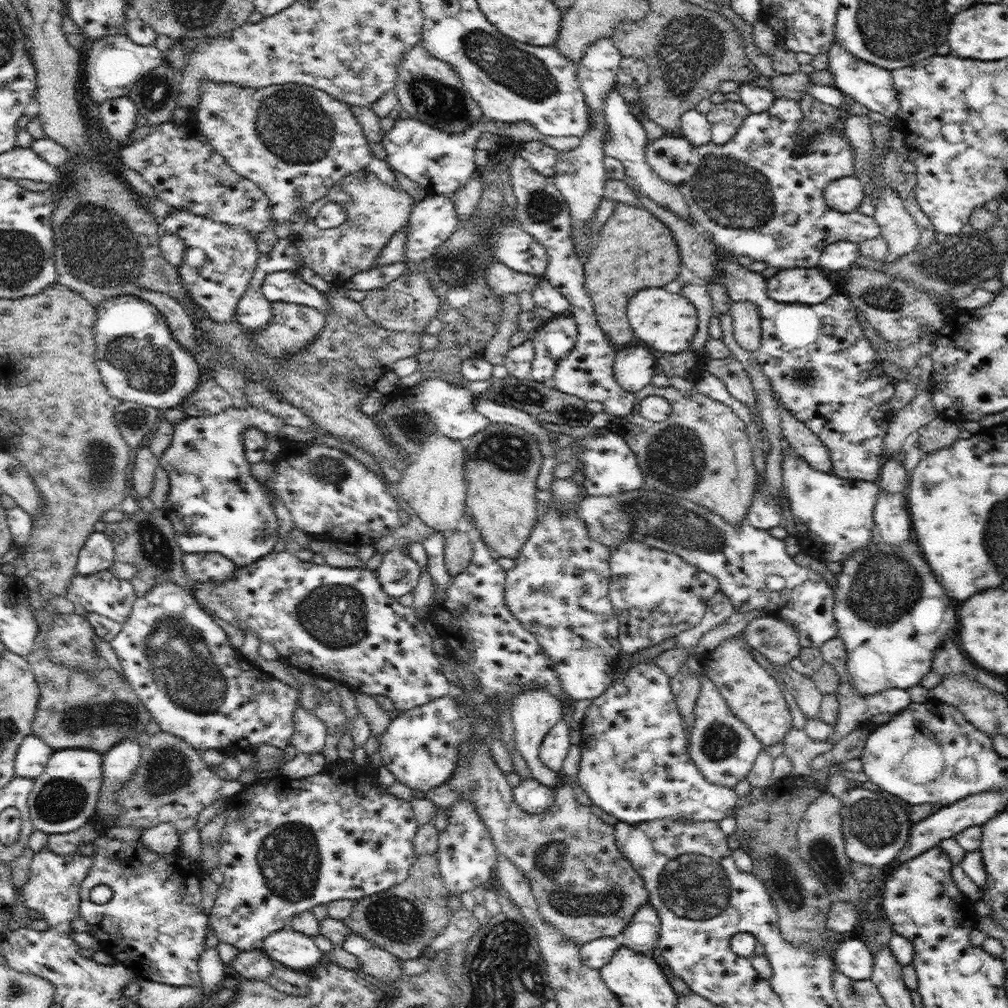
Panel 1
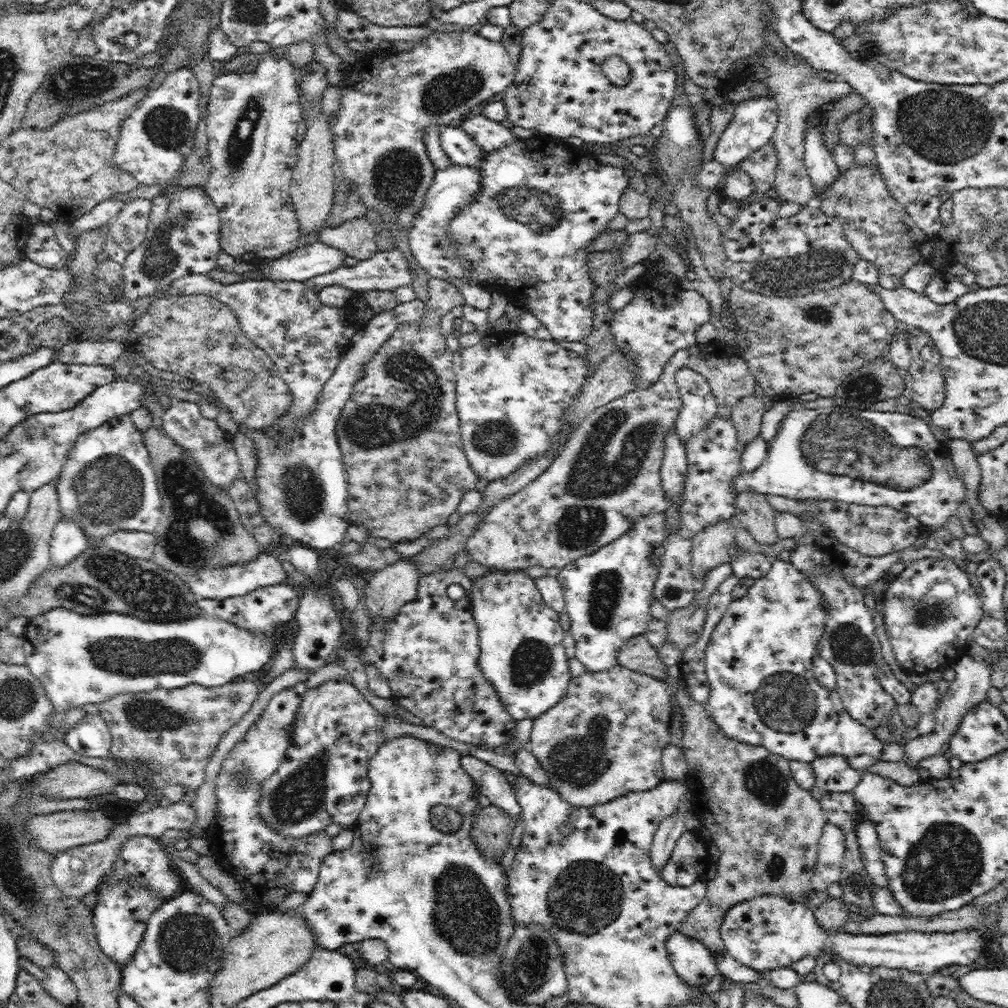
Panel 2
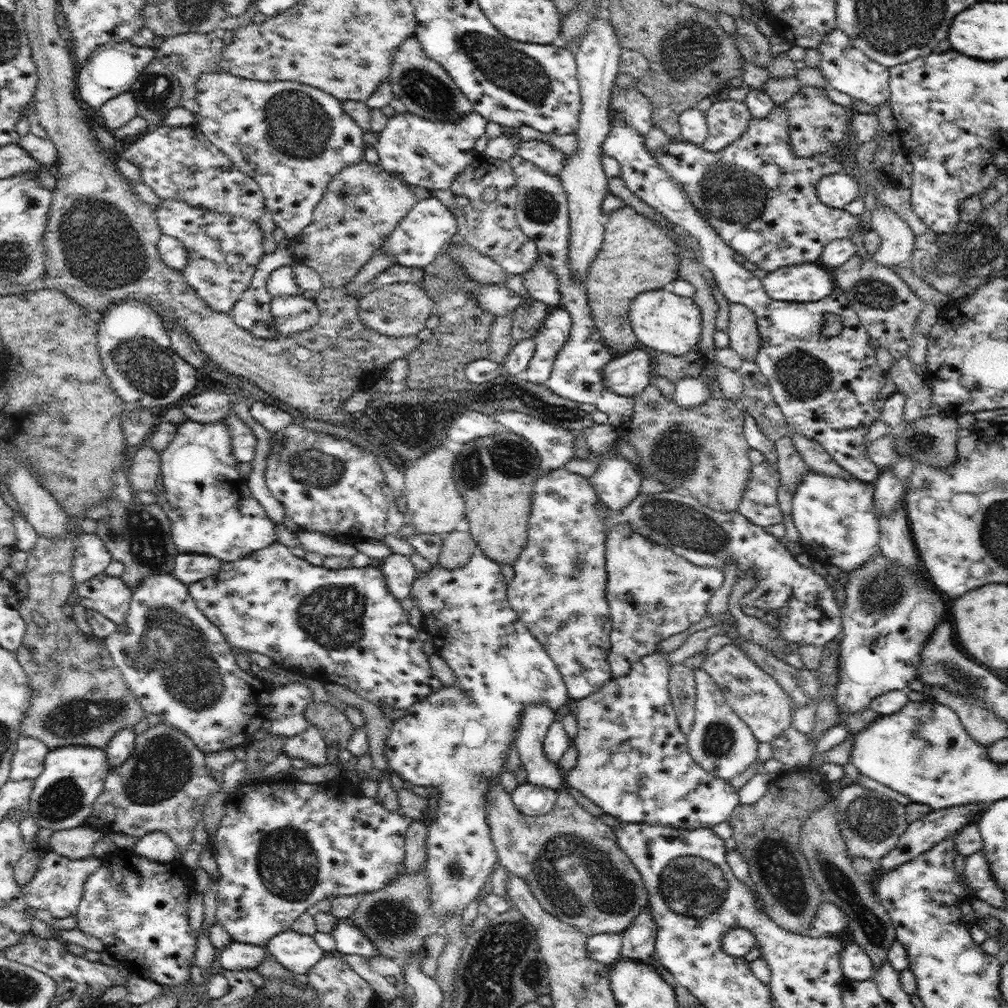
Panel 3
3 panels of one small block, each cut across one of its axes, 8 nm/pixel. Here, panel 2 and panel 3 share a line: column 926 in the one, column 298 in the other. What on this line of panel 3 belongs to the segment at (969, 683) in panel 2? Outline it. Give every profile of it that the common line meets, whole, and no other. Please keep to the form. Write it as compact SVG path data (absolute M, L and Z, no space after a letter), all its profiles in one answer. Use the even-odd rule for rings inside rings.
M314 725L308 726L308 730L302 734L288 737L283 753L292 758L302 758L314 767L329 764L327 743L322 732Z

